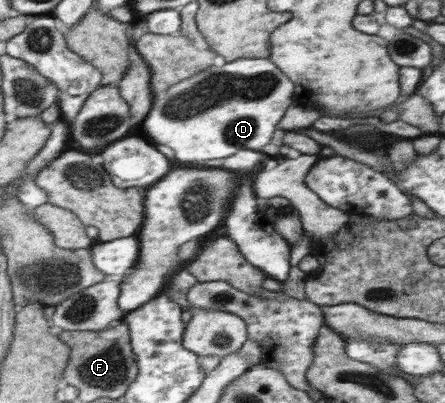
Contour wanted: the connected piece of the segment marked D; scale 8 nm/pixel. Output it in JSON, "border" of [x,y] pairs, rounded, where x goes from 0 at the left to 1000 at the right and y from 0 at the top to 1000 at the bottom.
{"border":[[[539,144],[494,166],[476,161],[418,199],[472,194],[476,184],[494,184],[494,258],[413,298],[360,288],[339,270],[319,303],[324,328],[351,357],[391,372],[391,392],[404,402],[485,397],[521,387],[535,372],[593,367],[611,347],[620,308],[640,288],[643,268],[656,258],[663,208],[629,169],[616,164],[607,144]]]}

